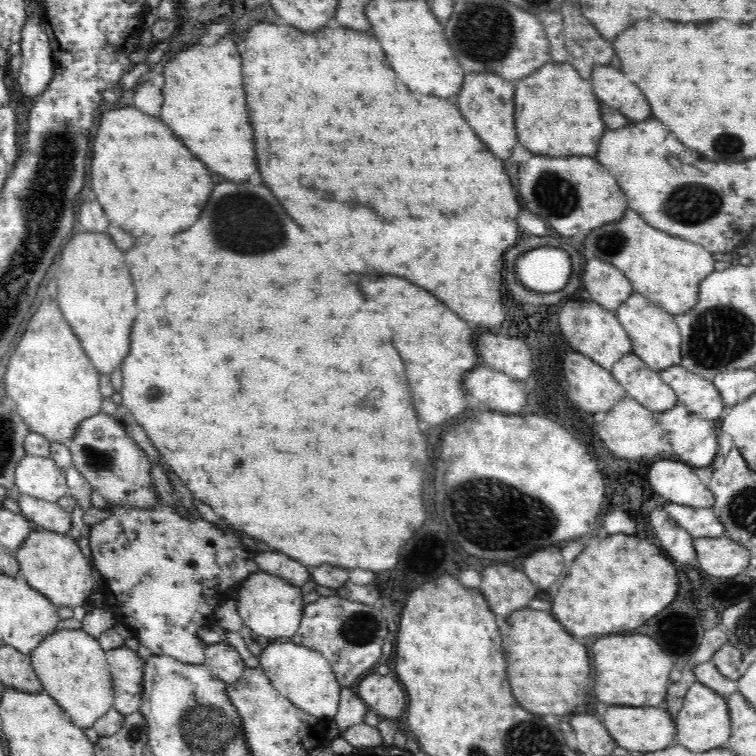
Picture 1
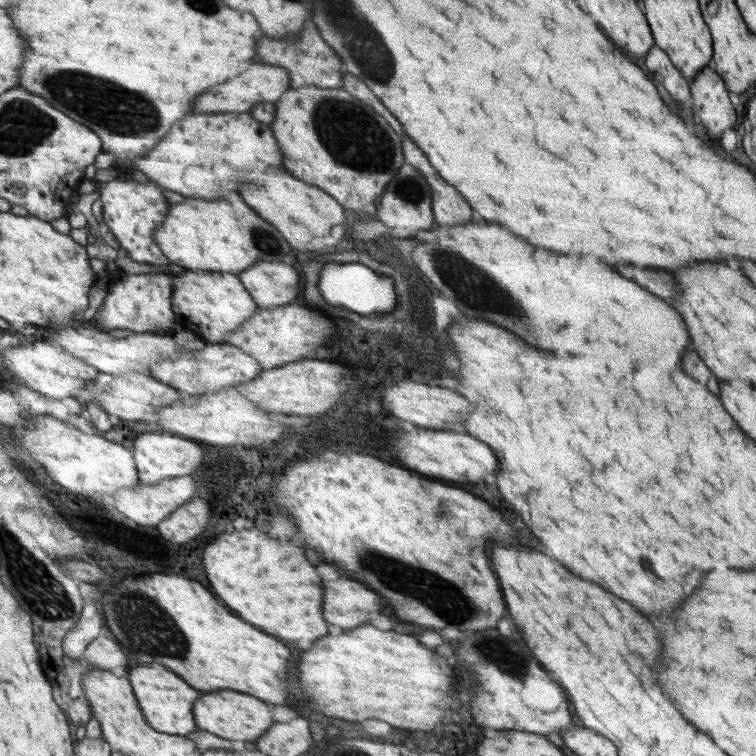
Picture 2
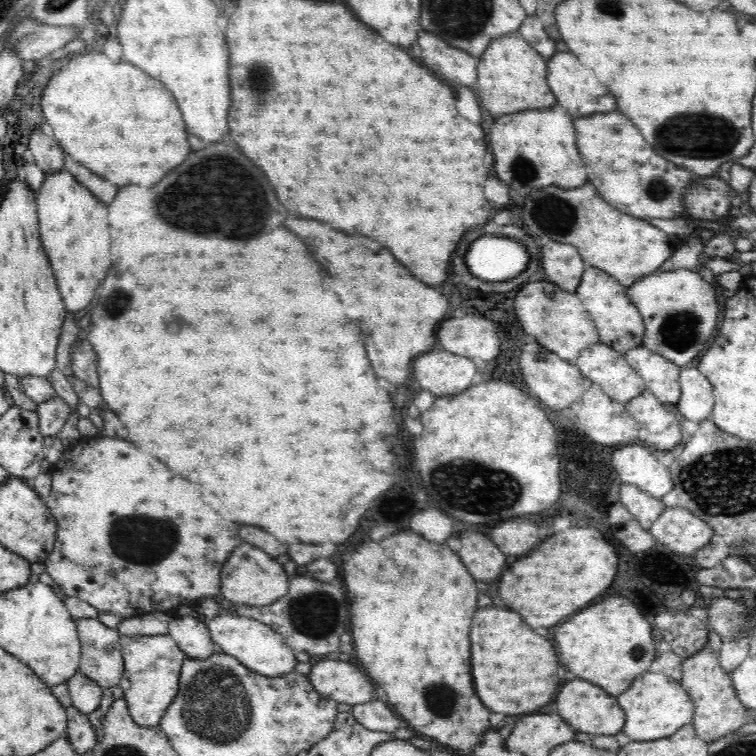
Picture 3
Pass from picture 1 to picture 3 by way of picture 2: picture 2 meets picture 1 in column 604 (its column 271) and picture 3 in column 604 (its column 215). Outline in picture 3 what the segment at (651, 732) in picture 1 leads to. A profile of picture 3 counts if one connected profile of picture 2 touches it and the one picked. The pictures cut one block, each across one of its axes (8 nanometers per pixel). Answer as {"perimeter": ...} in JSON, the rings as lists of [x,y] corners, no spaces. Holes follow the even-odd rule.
{"perimeter":[[[570,680],[564,686],[560,686],[556,694],[557,714],[578,733],[595,735],[616,735],[621,732],[625,721],[624,711],[611,694],[608,694],[602,687],[596,686],[587,680]]]}

